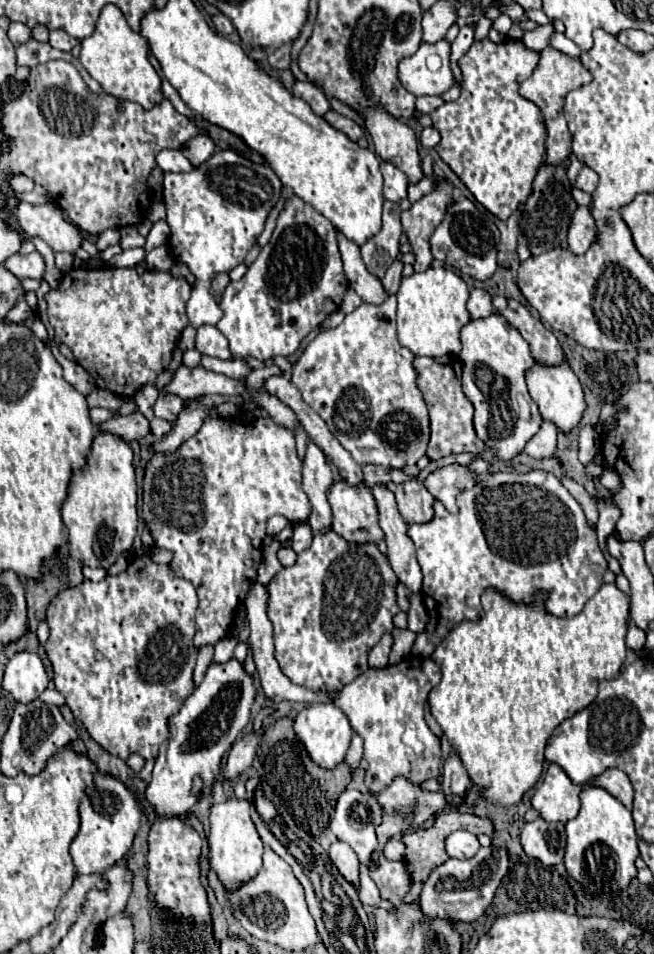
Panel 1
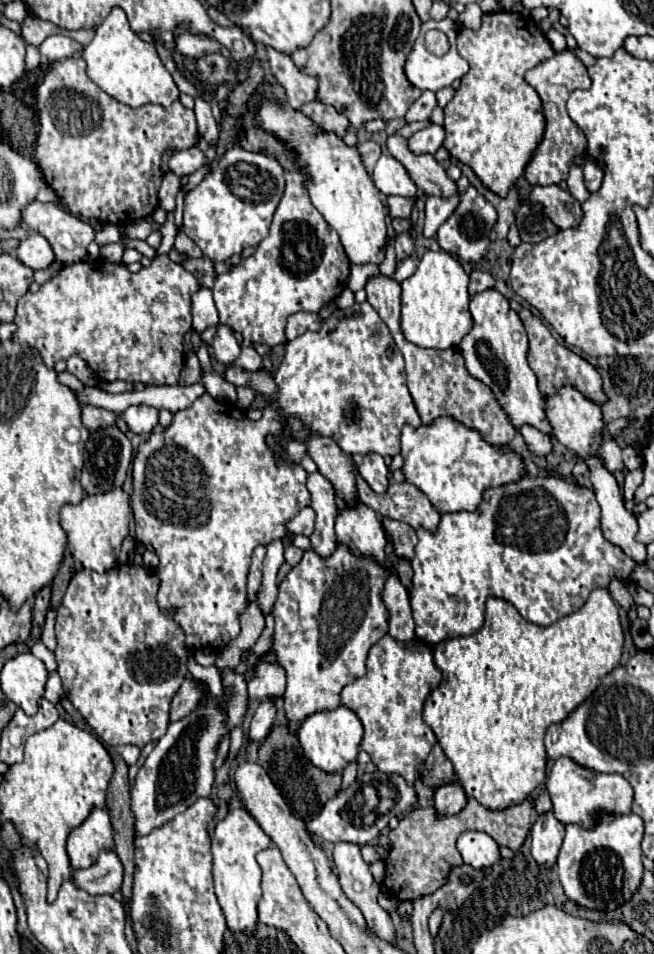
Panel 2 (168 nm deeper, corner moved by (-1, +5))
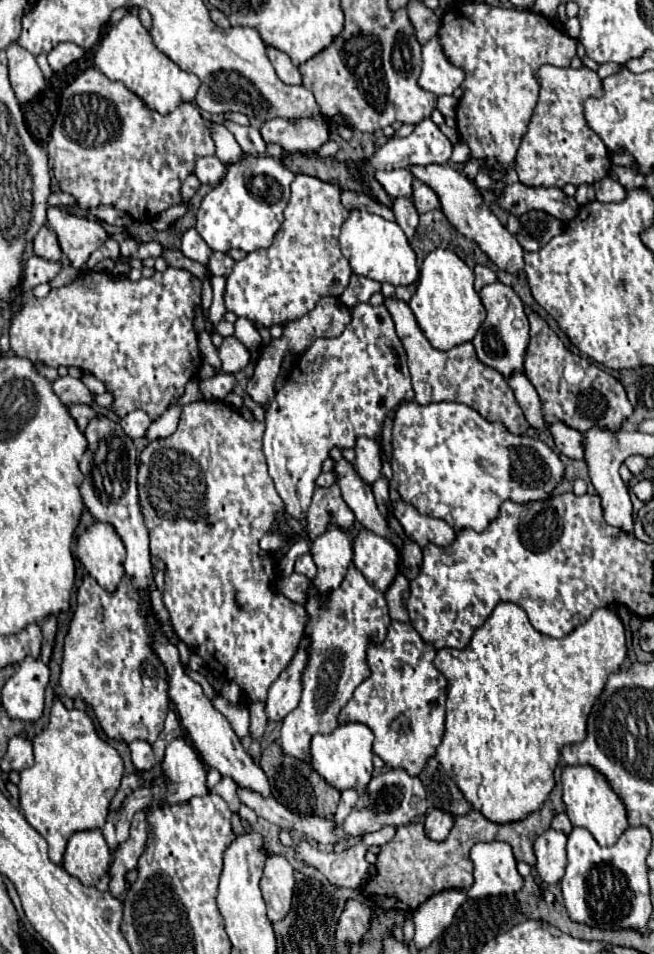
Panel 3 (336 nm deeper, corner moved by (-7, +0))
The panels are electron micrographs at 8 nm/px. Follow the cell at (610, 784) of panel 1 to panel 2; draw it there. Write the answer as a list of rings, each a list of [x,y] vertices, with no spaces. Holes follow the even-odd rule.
[[[557,758],[547,778],[547,792],[553,802],[553,812],[559,822],[581,822],[581,826],[593,826],[593,814],[597,810],[609,810],[609,814],[629,814],[633,802],[633,788],[621,774],[593,772],[571,758]]]

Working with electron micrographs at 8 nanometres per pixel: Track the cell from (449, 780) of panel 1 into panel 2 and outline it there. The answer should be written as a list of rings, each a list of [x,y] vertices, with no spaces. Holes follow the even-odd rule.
[[[451,784],[451,786],[441,786],[435,792],[433,798],[433,808],[437,816],[453,816],[457,812],[463,810],[463,806],[467,804],[467,796],[463,792],[463,788],[459,784]]]

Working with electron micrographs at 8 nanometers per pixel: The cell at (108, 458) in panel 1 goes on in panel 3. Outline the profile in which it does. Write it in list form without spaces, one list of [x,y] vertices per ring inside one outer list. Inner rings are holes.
[[[95,521],[77,539],[77,557],[97,583],[113,591],[123,579],[125,547],[111,523]]]

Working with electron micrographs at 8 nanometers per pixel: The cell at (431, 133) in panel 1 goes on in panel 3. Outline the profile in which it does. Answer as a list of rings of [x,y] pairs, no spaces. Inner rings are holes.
[[[423,119],[409,137],[389,139],[371,159],[375,169],[399,169],[409,165],[447,163],[451,157],[451,141],[437,129],[431,119]]]

